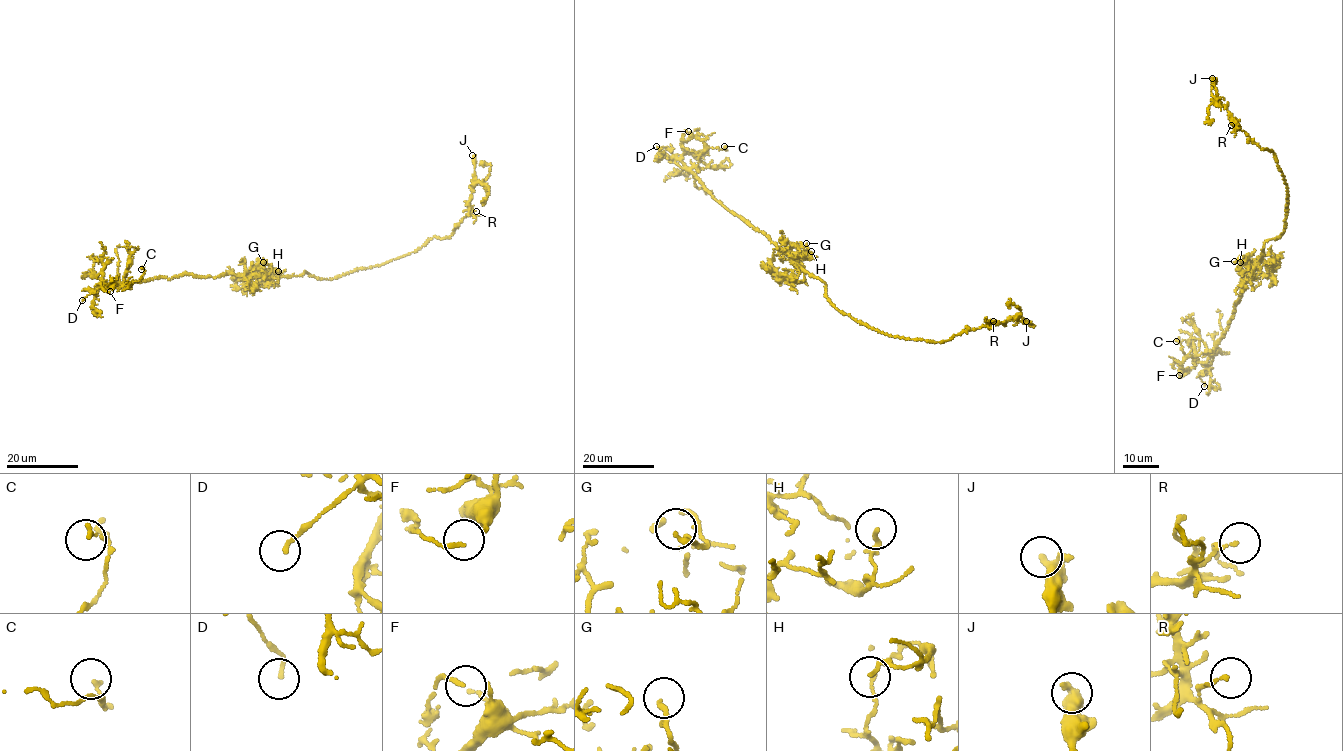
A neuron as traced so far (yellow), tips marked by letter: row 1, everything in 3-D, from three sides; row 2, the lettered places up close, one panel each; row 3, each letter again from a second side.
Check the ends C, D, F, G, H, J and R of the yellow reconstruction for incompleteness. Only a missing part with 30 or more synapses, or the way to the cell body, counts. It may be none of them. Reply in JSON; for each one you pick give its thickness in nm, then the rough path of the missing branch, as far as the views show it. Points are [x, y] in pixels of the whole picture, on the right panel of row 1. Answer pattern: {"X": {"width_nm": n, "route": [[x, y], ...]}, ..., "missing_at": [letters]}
{"missing_at": []}

